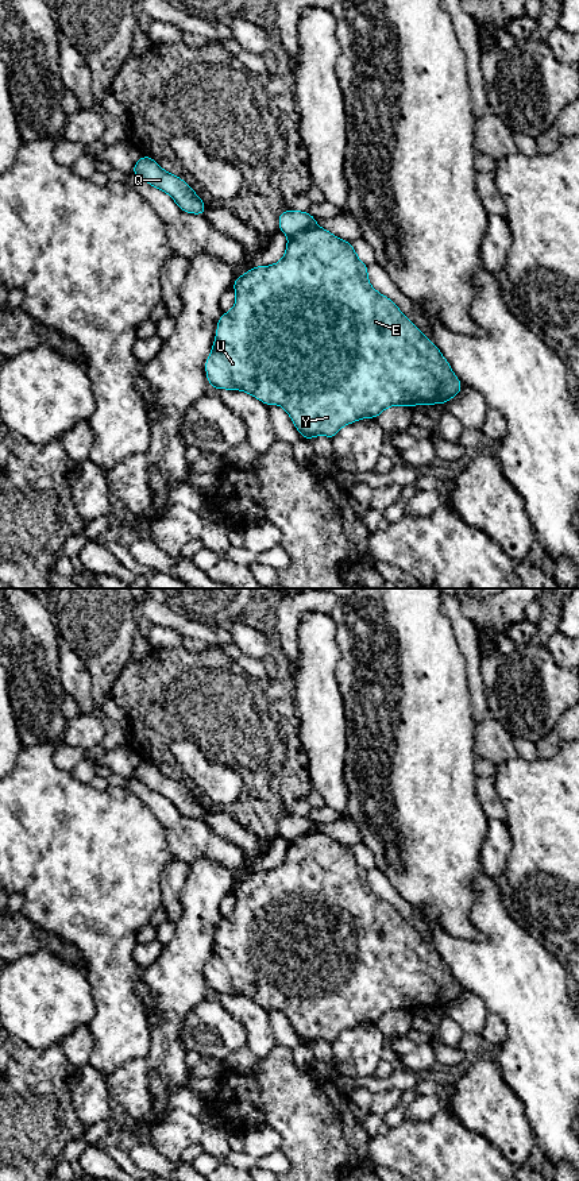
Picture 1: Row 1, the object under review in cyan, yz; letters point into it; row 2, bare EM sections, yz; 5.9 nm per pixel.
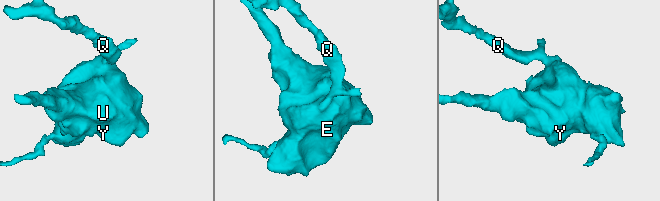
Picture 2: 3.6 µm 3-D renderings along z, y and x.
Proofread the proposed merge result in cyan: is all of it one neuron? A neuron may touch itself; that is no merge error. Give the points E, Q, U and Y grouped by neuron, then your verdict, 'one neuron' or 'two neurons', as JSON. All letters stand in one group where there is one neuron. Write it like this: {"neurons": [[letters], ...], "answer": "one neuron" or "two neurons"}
{"neurons": [["E", "U", "Y"], ["Q"]], "answer": "two neurons"}

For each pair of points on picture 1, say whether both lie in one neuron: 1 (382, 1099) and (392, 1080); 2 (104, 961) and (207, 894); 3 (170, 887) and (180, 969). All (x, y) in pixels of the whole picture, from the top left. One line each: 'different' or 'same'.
1: different
2: different
3: different

